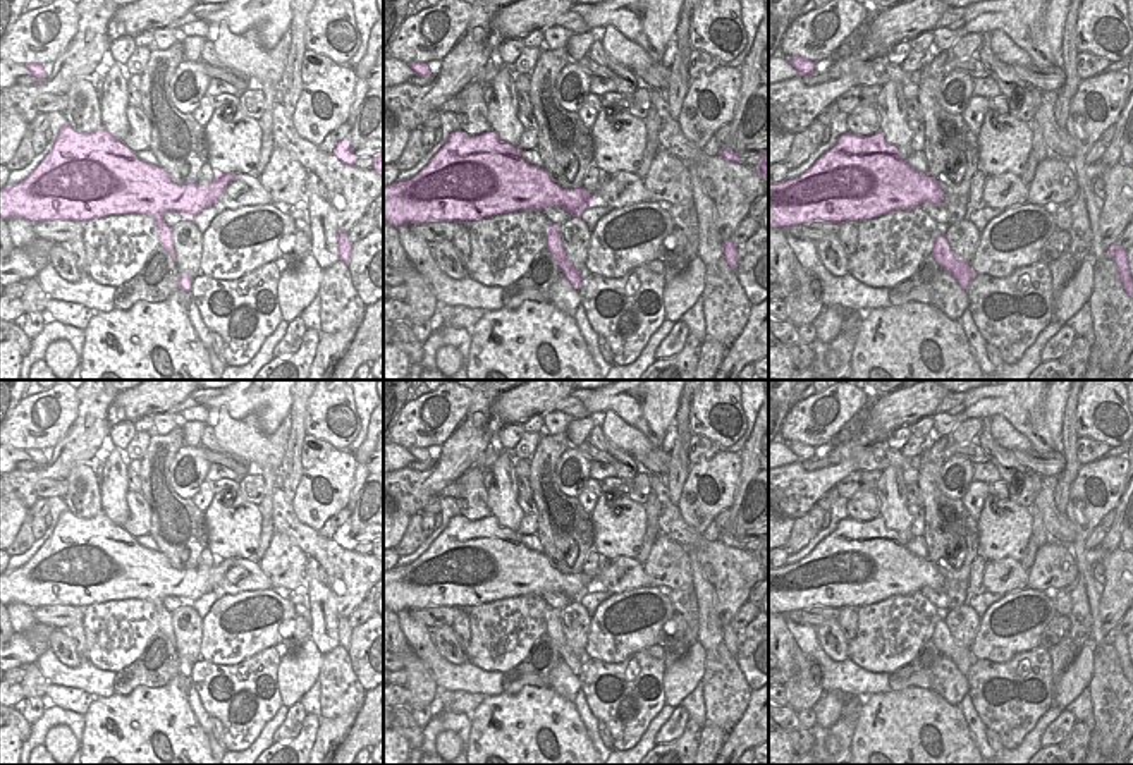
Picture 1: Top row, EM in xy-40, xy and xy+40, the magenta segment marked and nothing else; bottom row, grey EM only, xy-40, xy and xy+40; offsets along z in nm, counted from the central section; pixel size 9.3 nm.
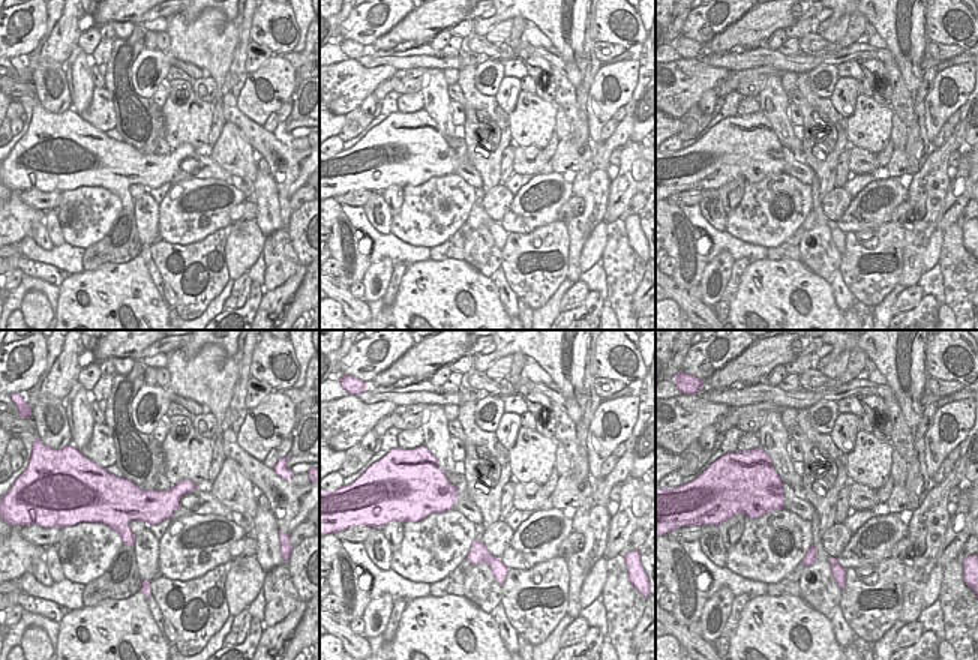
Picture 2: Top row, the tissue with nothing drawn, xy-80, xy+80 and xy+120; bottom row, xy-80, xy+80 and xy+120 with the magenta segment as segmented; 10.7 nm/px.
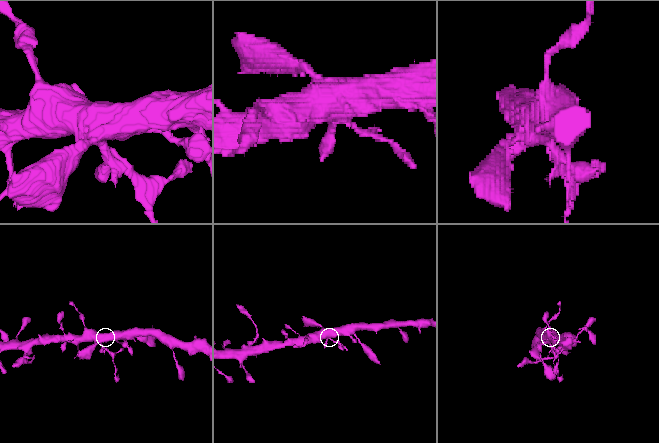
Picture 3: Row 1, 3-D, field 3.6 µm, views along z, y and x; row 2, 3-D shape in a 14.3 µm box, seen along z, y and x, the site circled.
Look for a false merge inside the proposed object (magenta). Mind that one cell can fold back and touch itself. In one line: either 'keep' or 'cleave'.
cleave

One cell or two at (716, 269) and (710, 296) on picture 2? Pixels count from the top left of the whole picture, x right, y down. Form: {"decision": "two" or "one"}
{"decision": "one"}

